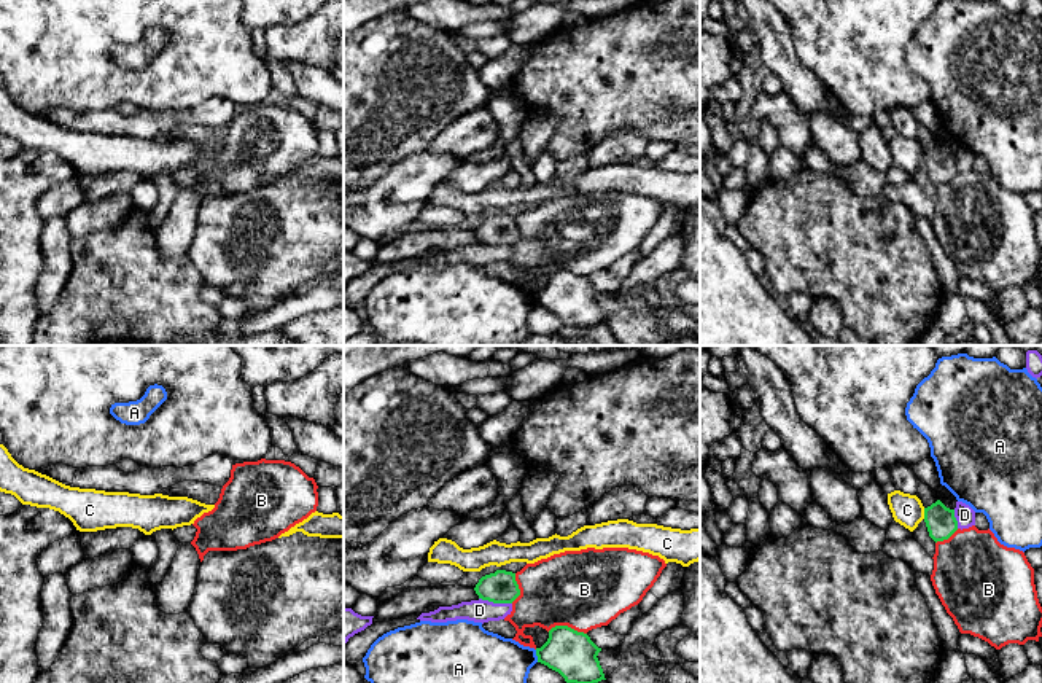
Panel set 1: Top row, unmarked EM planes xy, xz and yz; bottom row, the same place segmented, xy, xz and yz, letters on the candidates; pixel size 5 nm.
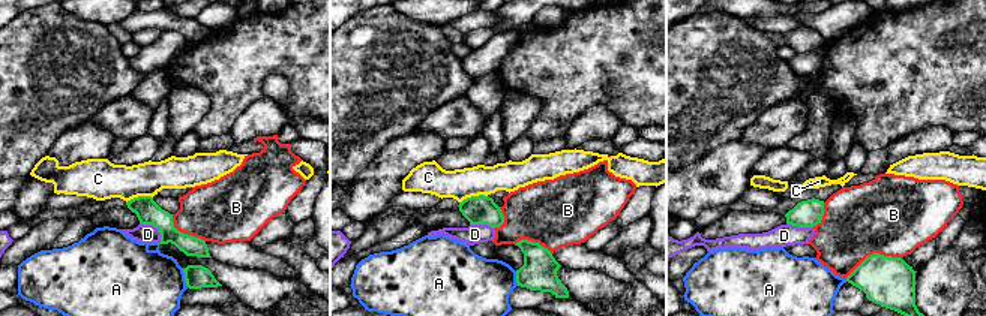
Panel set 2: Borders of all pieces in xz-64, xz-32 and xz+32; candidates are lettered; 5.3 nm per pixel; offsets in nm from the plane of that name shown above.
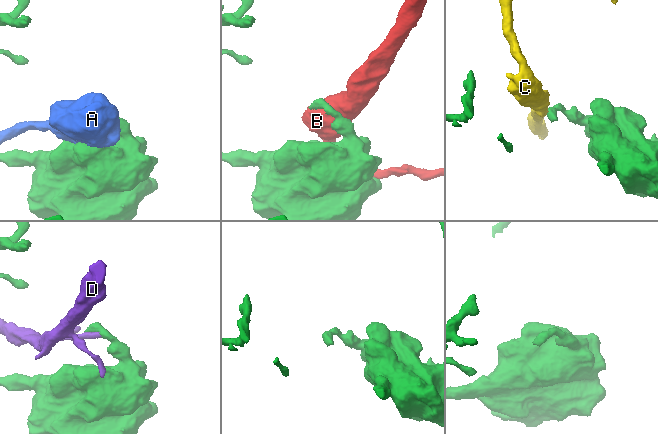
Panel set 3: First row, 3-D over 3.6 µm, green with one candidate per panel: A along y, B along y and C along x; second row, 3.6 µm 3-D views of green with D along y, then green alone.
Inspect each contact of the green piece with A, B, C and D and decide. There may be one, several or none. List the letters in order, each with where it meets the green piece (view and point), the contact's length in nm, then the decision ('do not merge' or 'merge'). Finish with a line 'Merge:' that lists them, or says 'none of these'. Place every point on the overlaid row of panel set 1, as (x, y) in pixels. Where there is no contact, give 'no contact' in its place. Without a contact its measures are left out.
A: xz (536, 655) | 70 nm | do not merge
B: xz (567, 626) | 200 nm | do not merge
C: yz (925, 513) | 60 nm | do not merge
D: xz (495, 602) | 170 nm | do not merge
Merge: none of these

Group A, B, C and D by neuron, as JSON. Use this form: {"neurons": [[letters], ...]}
{"neurons": [["A"], ["B"], ["C"], ["D"]]}

